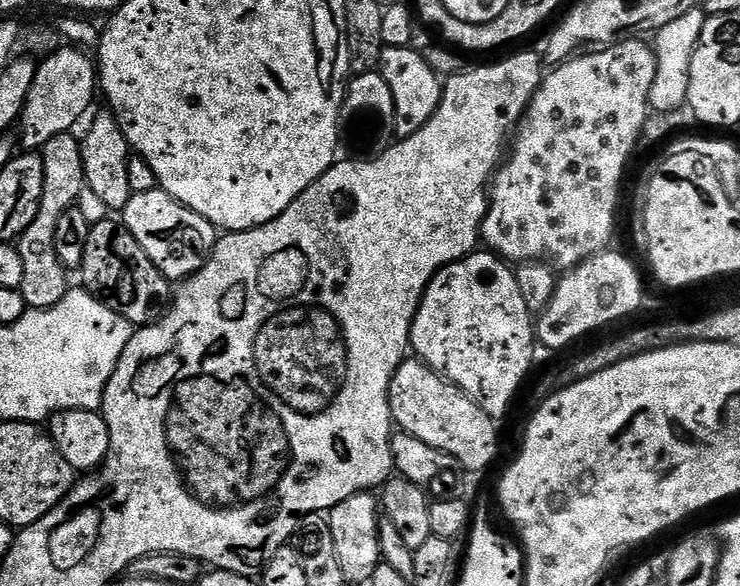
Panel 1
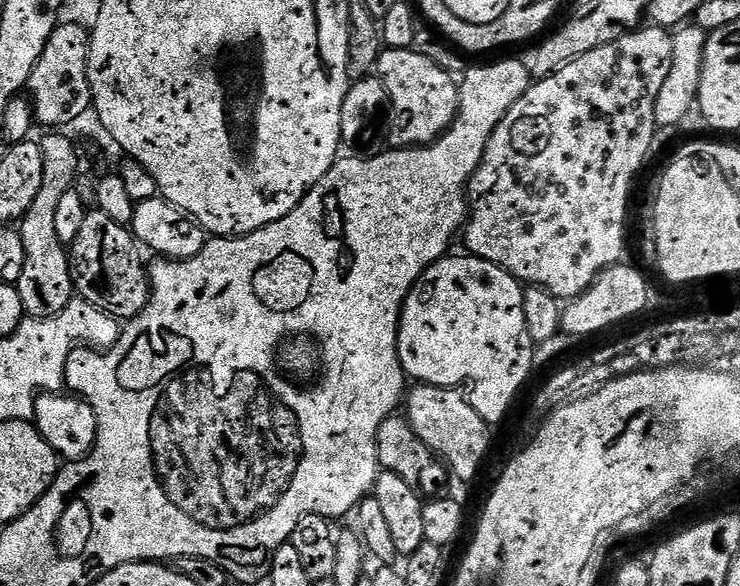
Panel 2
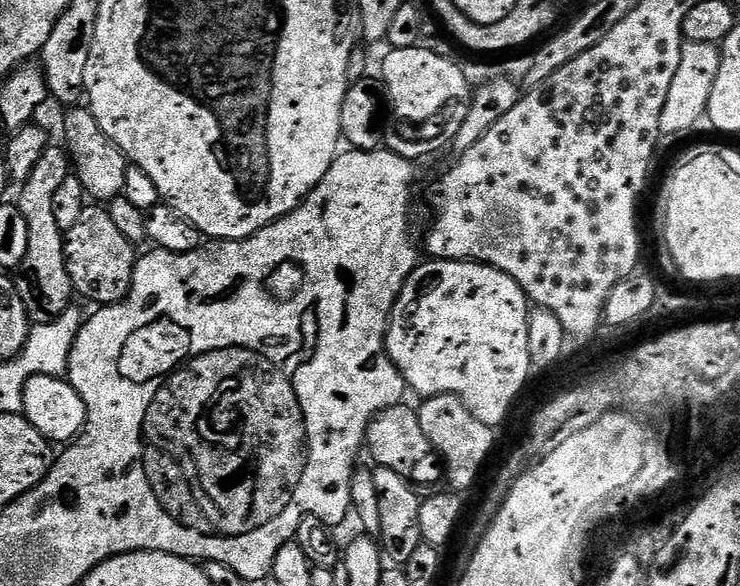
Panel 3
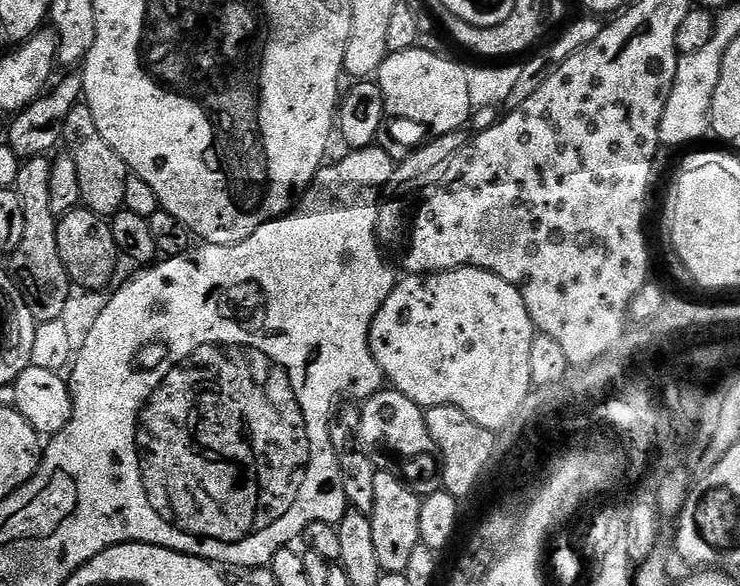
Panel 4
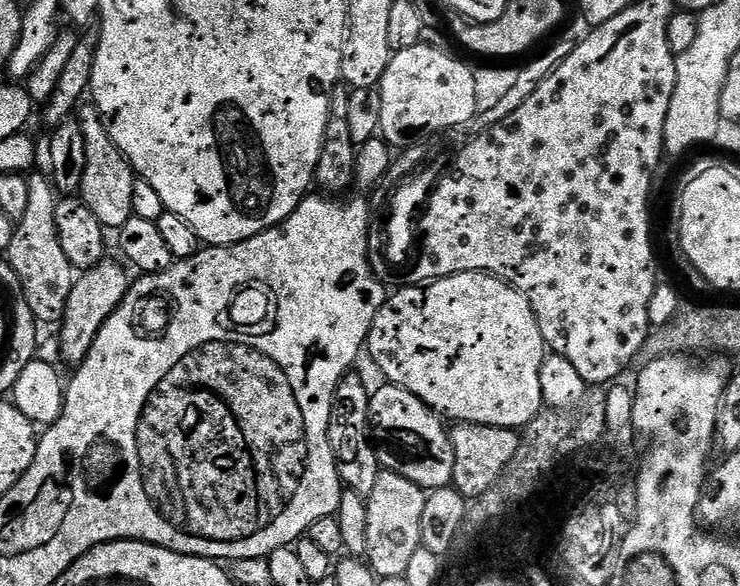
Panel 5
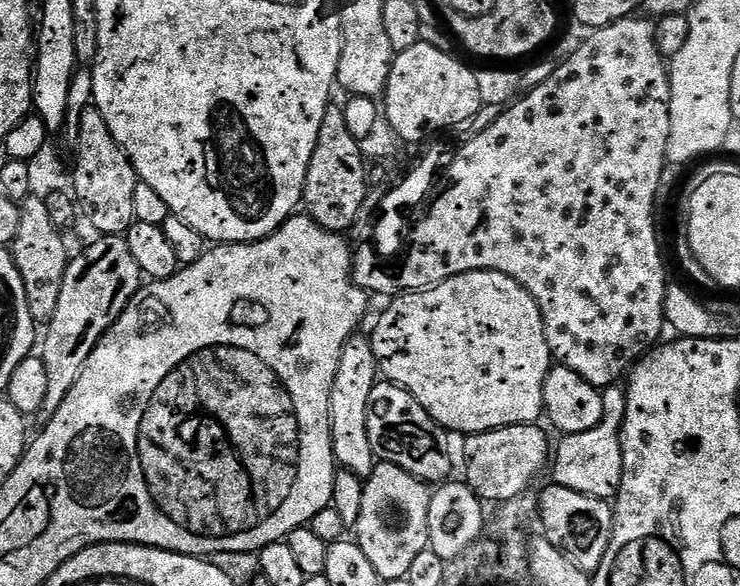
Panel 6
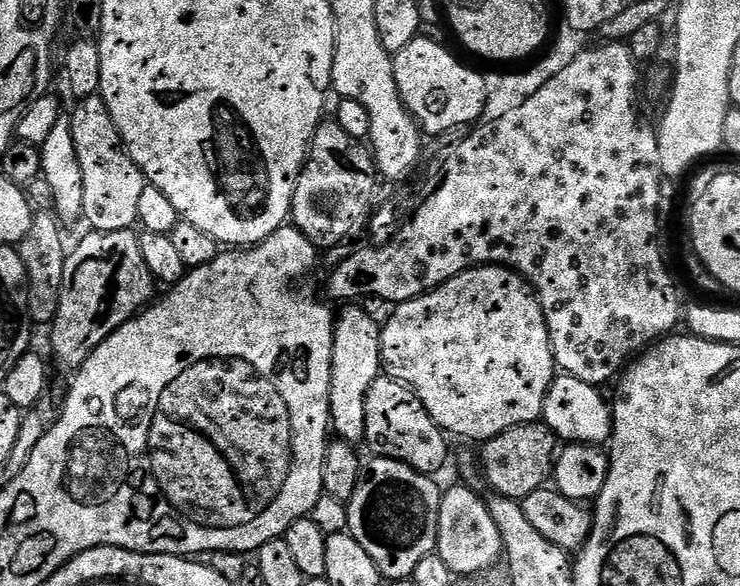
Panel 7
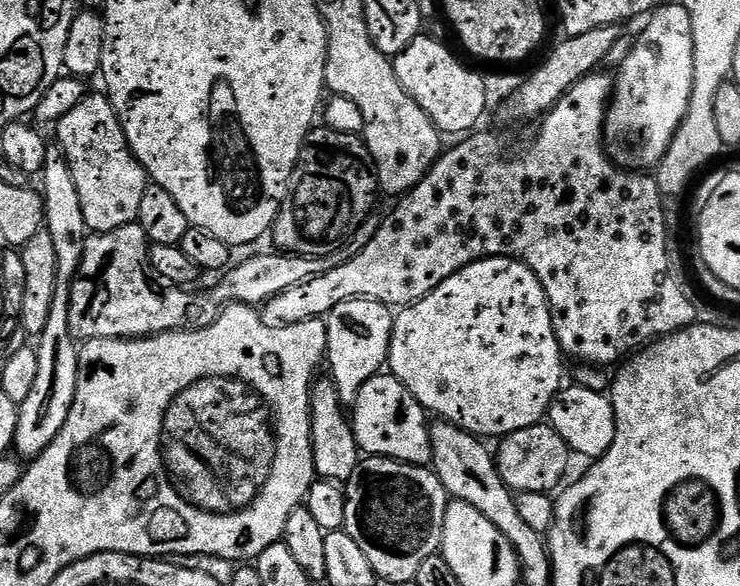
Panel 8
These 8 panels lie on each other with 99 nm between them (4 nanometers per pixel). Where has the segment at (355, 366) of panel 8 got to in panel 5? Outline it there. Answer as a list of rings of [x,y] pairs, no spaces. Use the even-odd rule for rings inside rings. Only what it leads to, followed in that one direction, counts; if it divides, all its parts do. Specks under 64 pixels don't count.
[[[349,374],[341,380],[332,396],[332,413],[328,423],[330,450],[336,459],[336,469],[340,475],[340,483],[347,491],[356,492],[359,496],[368,497],[374,490],[374,482],[378,482],[378,474],[382,464],[376,457],[377,449],[370,435],[368,422],[368,398],[370,388],[367,388],[356,374]]]

